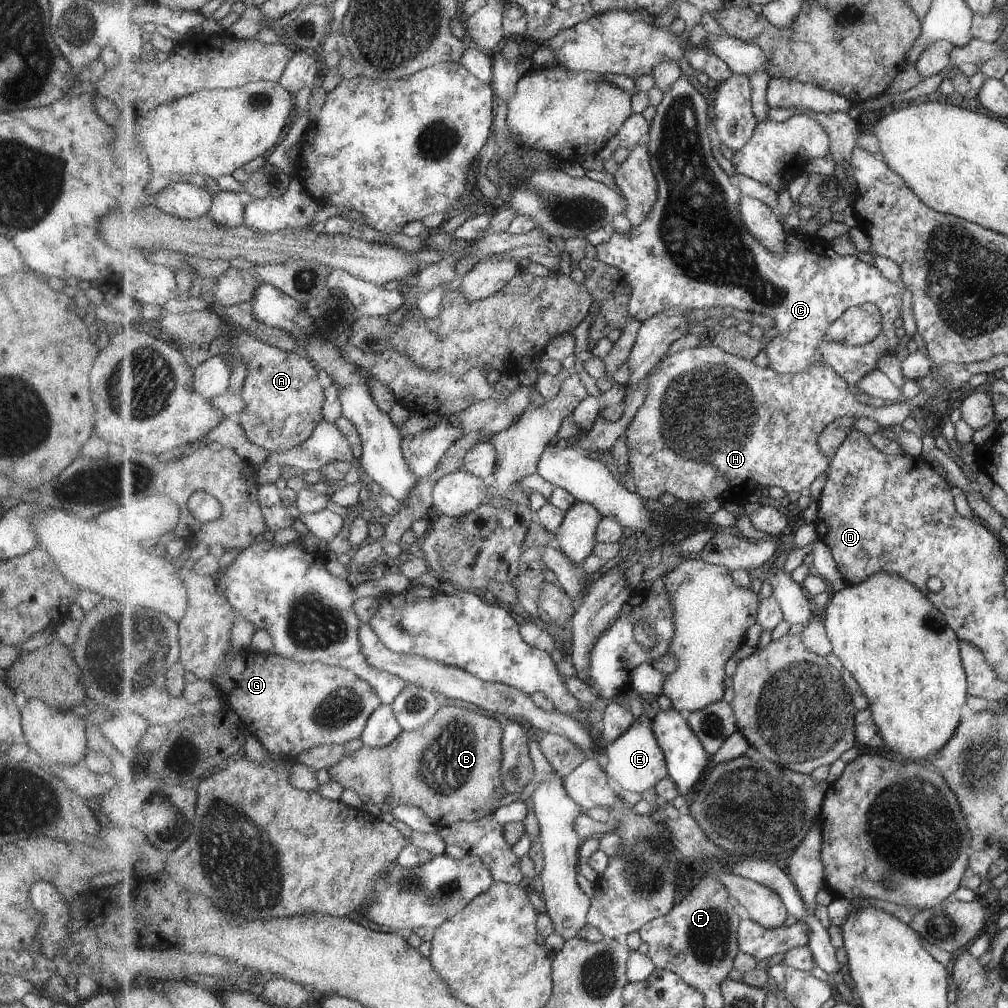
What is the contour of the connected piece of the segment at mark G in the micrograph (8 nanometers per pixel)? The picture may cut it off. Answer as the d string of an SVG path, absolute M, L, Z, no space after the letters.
M182 568L181 577L186 582L187 590L190 593L190 607L189 610L187 610L185 618L180 622L179 636L182 648L180 661L183 662L184 668L189 670L189 672L192 672L197 679L211 680L213 684L219 686L220 697L224 700L225 704L239 715L243 727L248 729L251 734L255 735L255 738L263 744L274 758L280 758L292 762L295 761L299 755L302 755L303 752L310 751L316 746L335 744L343 745L345 742L355 740L355 738L360 738L362 736L362 732L365 730L366 724L371 718L371 715L373 715L383 703L381 698L379 698L379 694L375 692L374 688L366 680L357 676L357 674L350 669L331 666L331 664L325 664L325 662L322 662L321 660L317 662L297 662L297 660L291 660L291 658L287 658L287 656L279 656L279 654L275 654L273 650L268 652L249 652L247 654L239 652L235 658L227 660L227 652L231 652L231 648L234 647L234 641L231 640L235 628L233 606L231 606L230 602L226 599L226 596L219 592L218 582L211 576L201 576L201 574L193 572L192 569Z

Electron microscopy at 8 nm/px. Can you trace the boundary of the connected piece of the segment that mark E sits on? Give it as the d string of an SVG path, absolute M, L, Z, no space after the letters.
M644 712L619 740L607 745L605 754L607 758L604 766L607 776L614 779L624 790L642 794L654 789L661 780L669 777L666 756L655 736L653 720Z

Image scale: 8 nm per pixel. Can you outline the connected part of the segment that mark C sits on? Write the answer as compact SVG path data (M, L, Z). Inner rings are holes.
M683 75L675 84L673 84L673 90L671 92L664 92L662 101L656 106L657 115L652 120L652 126L650 128L649 140L647 142L647 148L651 152L651 162L655 171L655 176L658 180L658 192L659 202L655 204L655 210L651 212L651 216L640 224L638 227L629 226L629 234L623 236L619 232L614 232L612 237L600 245L596 245L597 258L605 264L616 267L621 273L624 273L627 284L631 286L631 296L628 304L629 317L631 319L641 320L641 322L651 318L651 316L658 315L661 312L667 310L673 310L673 308L687 308L688 310L694 309L708 309L715 308L715 306L731 306L731 308L737 308L737 310L748 310L751 313L758 313L771 317L775 321L774 328L778 331L778 336L775 336L773 340L769 340L768 344L764 348L765 353L768 356L769 366L775 369L779 373L791 373L799 374L809 370L811 366L815 364L829 364L831 368L835 368L835 372L839 373L839 376L843 376L847 381L847 384L851 386L857 386L867 374L875 372L879 369L879 360L894 352L895 348L899 346L901 342L899 336L897 336L897 326L895 326L895 320L901 316L901 307L903 306L903 290L898 283L891 282L889 278L883 276L883 272L873 266L873 264L867 264L863 260L859 260L856 255L854 256L841 256L839 252L835 252L833 248L833 242L827 240L821 240L816 235L806 235L804 233L795 233L787 235L787 254L783 258L779 258L777 254L769 252L758 237L753 236L747 227L744 226L741 212L739 212L739 200L743 192L739 190L739 186L733 184L733 180L727 176L727 172L719 166L717 160L713 158L713 152L711 151L711 136L709 135L709 128L707 128L708 118L707 114L707 100L701 96L701 90L695 88L691 84L691 80ZM862 304L875 304L879 310L882 310L882 332L871 342L861 345L849 345L845 342L831 342L827 340L827 328L831 328L831 324L835 324L836 320L839 320L840 316L843 316L845 312L850 308L861 306Z

